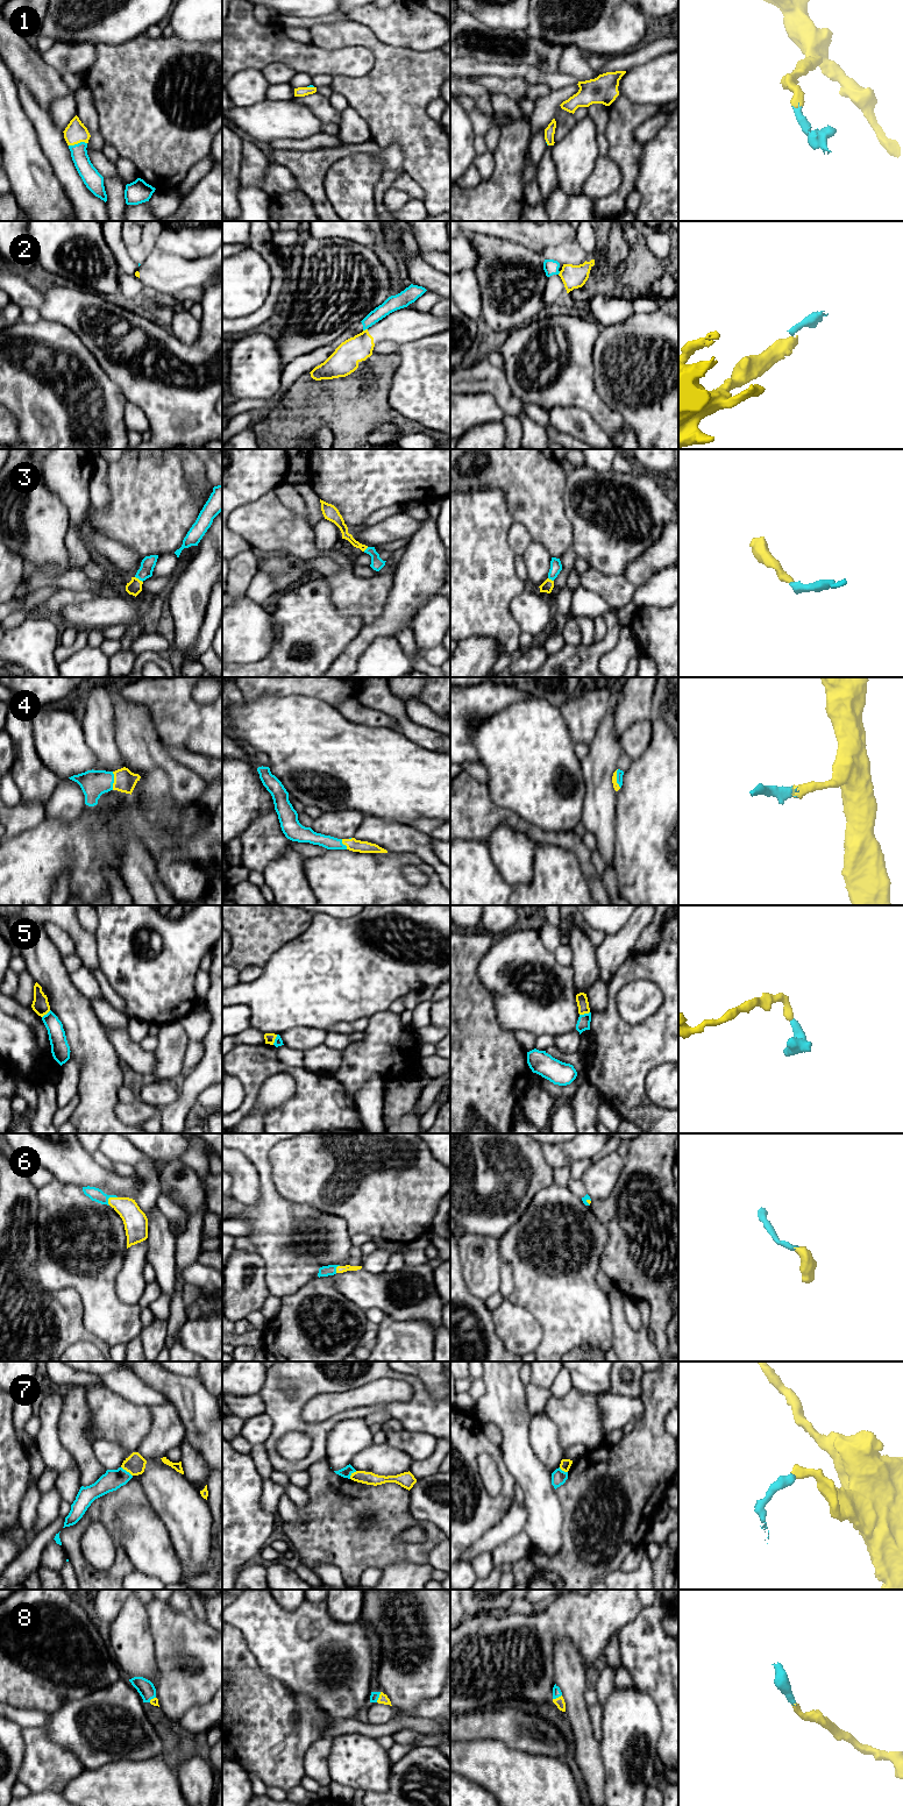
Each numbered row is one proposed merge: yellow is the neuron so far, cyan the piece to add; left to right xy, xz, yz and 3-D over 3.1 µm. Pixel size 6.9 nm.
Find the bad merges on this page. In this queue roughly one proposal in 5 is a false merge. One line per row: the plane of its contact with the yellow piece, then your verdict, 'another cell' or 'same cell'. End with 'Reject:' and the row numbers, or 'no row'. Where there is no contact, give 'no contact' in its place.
1: meets yellow in xy; same cell
2: meets yellow in xz; another cell
3: meets yellow in xy; same cell
4: meets yellow in xy; same cell
5: meets yellow in yz; another cell
6: meets yellow in xy; same cell
7: meets yellow in xy; another cell
8: meets yellow in xz; same cell
Reject: 2, 5, 7

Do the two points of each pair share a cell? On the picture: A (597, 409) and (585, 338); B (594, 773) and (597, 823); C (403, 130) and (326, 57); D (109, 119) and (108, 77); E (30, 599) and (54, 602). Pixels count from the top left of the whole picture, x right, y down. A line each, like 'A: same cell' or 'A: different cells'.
A: same cell
B: same cell
C: different cells
D: same cell
E: different cells

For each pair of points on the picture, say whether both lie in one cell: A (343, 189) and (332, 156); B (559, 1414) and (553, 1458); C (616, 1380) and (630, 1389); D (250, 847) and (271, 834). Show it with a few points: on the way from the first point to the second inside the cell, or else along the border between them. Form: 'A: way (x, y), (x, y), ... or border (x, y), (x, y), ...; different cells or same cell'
A: border (360, 153), (336, 161), (327, 172), (324, 189); different cells
B: border (544, 1410), (557, 1429), (557, 1441), (562, 1450); different cells
C: way (619, 1384), (626, 1389); same cell
D: way (255, 847), (258, 847), (267, 839); same cell

